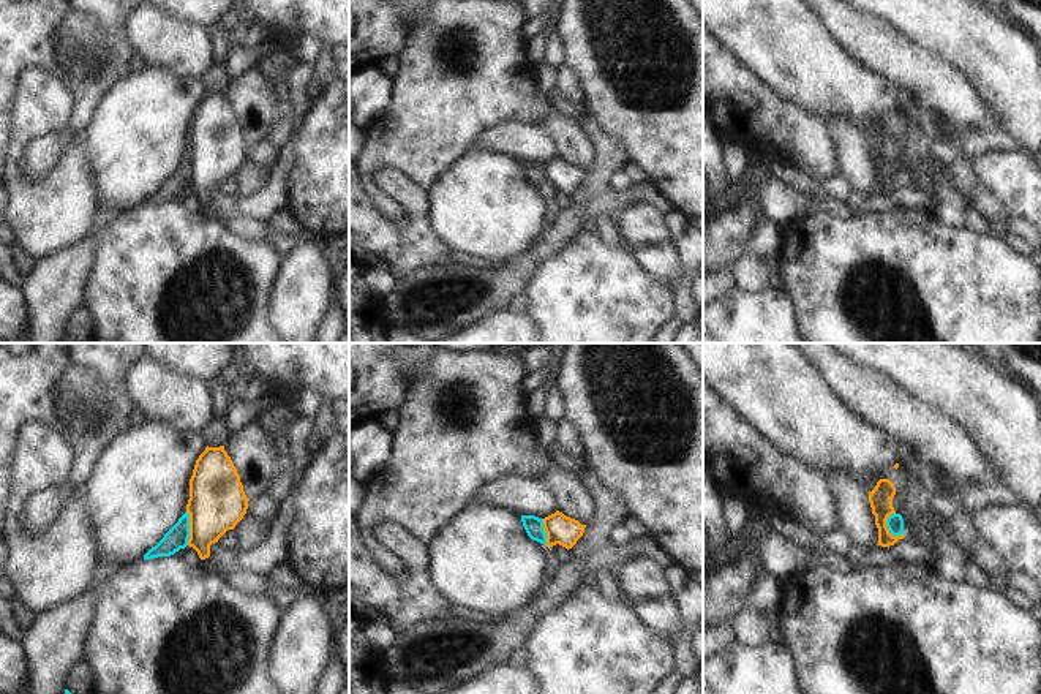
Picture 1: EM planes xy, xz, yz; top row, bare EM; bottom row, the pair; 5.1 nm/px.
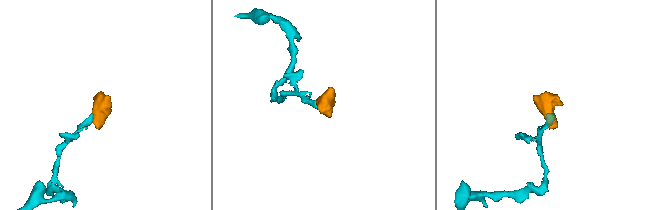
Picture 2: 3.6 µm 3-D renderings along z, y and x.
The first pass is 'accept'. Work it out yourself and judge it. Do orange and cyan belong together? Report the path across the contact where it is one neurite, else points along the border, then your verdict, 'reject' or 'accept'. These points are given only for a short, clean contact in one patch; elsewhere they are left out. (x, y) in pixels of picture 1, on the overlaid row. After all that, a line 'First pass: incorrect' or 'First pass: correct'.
border along yz (890, 514), (886, 528), (893, 535), (904, 535); reject
First pass: incorrect

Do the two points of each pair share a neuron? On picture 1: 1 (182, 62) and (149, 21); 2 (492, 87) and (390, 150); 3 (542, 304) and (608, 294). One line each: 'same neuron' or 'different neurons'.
1: same neuron
2: same neuron
3: same neuron

